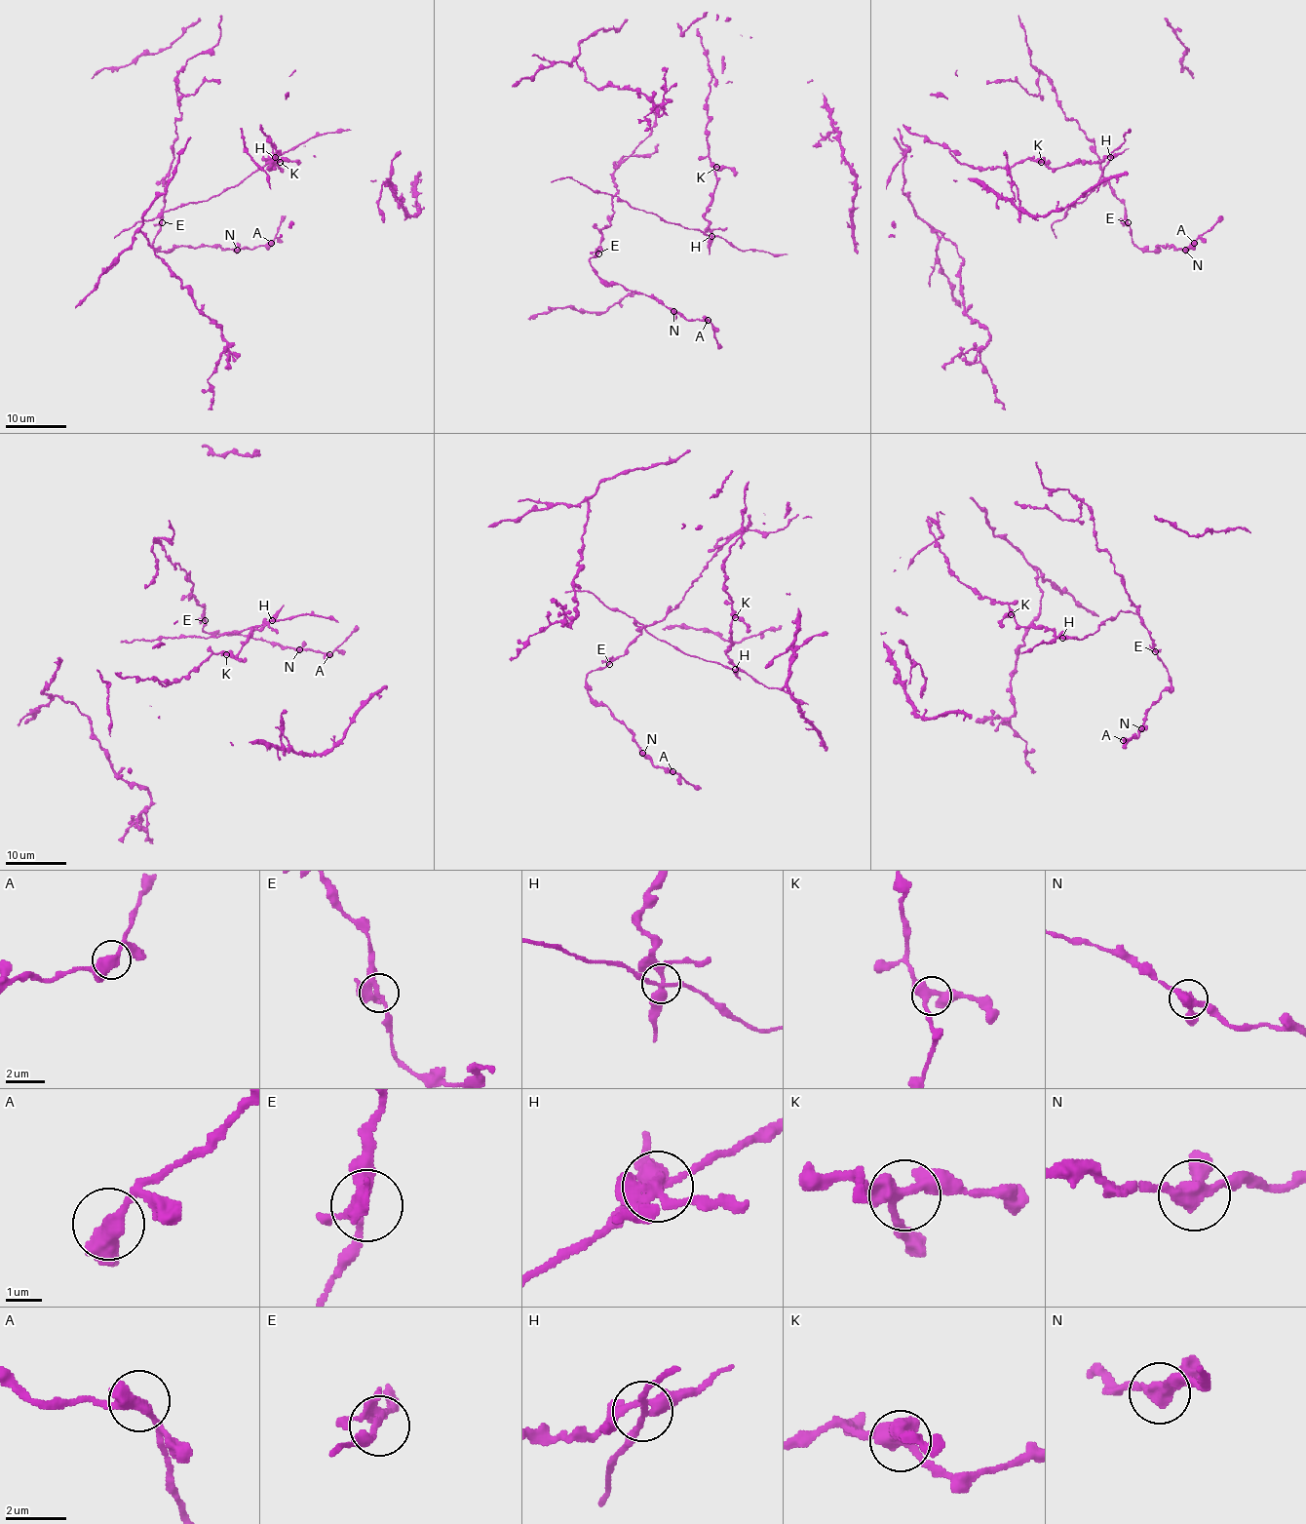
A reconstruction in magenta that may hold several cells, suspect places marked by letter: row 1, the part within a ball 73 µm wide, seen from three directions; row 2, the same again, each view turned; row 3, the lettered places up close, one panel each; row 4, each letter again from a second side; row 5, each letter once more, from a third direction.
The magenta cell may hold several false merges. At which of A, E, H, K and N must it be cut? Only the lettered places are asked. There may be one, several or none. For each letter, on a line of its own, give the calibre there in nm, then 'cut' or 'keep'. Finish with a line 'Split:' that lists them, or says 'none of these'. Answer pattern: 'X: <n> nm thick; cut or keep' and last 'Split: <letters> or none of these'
A: 360 nm thick; keep
E: 200 nm thick; keep
H: 300 nm thick; cut
K: 360 nm thick; keep
N: 360 nm thick; keep
Split: H

